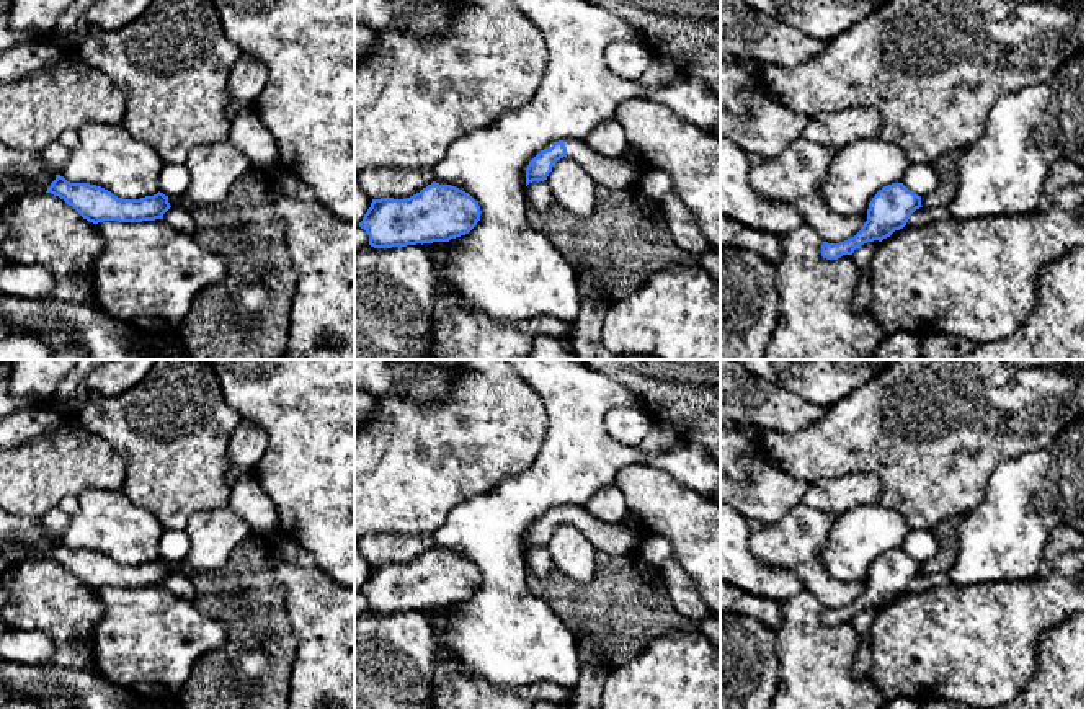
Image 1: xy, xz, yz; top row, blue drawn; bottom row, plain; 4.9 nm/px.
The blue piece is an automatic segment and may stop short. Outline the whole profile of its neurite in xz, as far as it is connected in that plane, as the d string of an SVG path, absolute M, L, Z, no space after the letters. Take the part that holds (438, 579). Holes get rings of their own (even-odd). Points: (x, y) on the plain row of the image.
M433 547L405 564L372 565L359 593L374 614L449 608L469 600L480 586L478 569L465 557Z

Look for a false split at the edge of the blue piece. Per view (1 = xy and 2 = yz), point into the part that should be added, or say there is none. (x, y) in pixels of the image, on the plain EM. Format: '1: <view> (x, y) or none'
1: none
2: none

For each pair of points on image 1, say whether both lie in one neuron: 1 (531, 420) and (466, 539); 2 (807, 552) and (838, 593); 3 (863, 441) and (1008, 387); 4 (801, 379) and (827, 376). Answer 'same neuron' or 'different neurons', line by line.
1: different neurons
2: same neuron
3: same neuron
4: same neuron

